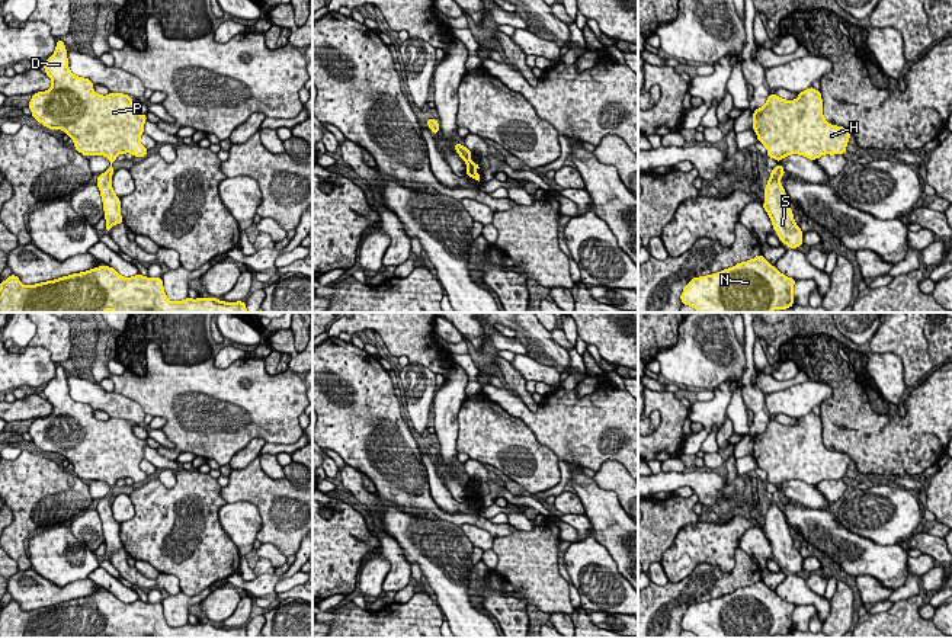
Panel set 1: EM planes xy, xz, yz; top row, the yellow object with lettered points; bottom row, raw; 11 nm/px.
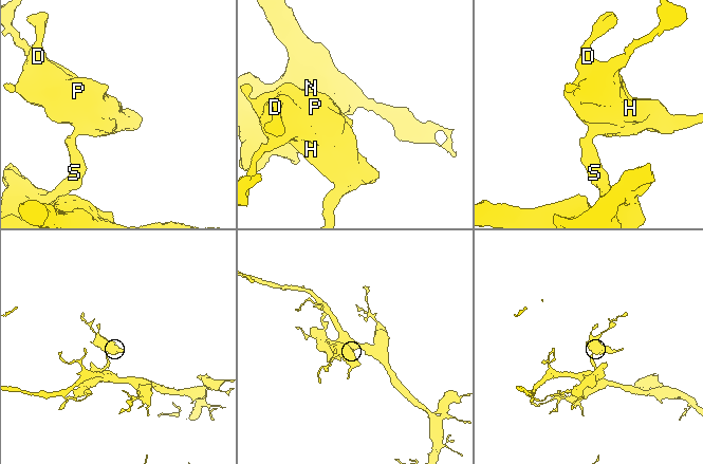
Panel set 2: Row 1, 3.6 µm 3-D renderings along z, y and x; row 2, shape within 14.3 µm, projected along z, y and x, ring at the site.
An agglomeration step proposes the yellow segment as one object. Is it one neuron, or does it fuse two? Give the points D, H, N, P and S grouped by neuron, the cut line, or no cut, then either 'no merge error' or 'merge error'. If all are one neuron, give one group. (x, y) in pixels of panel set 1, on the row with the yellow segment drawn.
D H N P S; no cut; no merge error

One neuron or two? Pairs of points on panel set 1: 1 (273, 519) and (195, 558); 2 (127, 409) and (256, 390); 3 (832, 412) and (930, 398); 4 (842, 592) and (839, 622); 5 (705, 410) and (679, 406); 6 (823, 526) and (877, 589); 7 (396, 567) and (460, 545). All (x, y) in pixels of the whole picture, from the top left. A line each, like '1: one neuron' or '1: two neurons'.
1: two neurons
2: two neurons
3: one neuron
4: one neuron
5: two neurons
6: two neurons
7: two neurons

